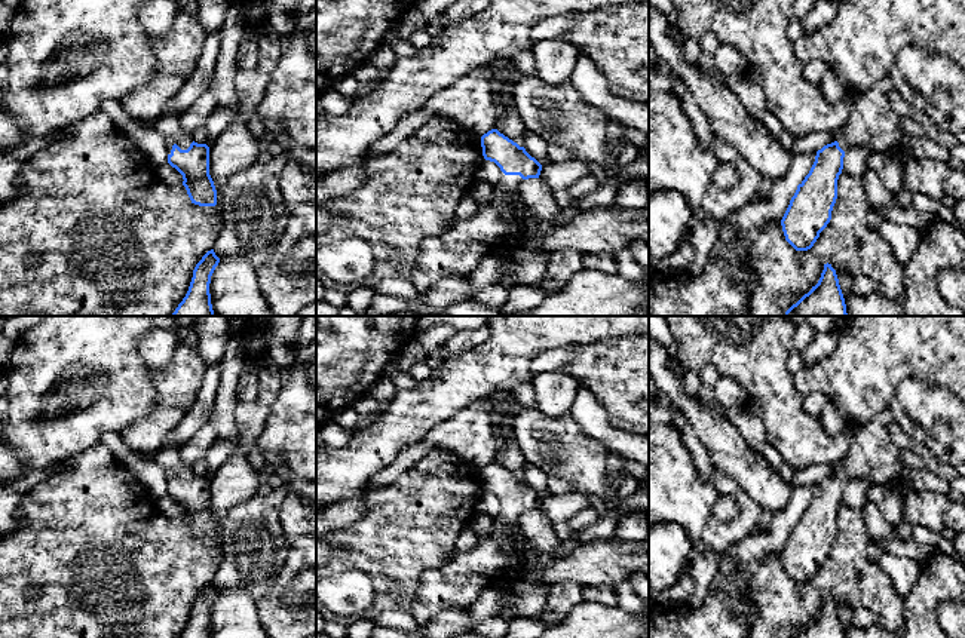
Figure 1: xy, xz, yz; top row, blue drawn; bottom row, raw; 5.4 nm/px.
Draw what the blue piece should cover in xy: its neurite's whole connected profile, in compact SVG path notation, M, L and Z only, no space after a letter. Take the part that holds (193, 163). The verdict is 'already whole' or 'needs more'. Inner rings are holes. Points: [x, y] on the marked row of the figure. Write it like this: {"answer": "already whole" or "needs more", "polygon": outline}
{"answer": "needs more", "polygon": "M178 129L166 137L168 163L183 175L192 203L215 206L217 190L209 175L209 147L193 141L192 132Z"}

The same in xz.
{"answer": "needs more", "polygon": "M497 129L481 137L481 147L484 159L500 168L500 190L472 218L456 218L444 233L420 242L416 260L404 272L419 292L444 277L472 273L485 255L502 252L505 239L526 236L520 214L503 199L517 196L524 180L539 178L542 165Z"}

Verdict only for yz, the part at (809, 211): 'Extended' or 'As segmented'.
Extended

